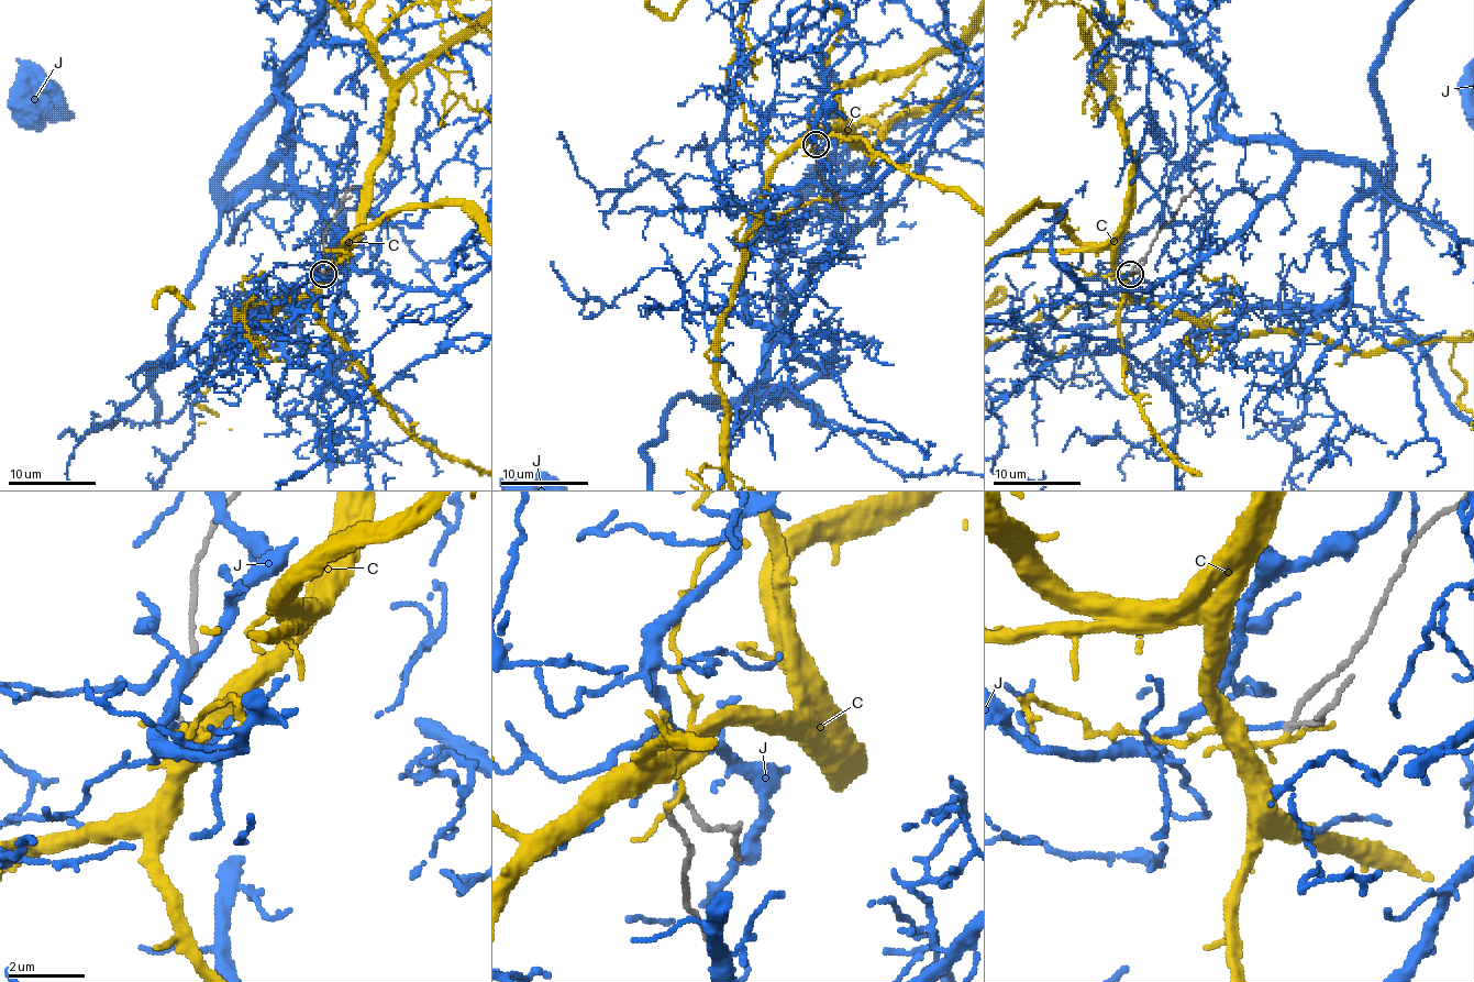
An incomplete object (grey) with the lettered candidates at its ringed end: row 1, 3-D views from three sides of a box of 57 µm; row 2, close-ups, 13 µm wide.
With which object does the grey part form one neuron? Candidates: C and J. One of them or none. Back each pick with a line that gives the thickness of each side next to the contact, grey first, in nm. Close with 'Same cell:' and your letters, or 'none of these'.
C: 140 nm thick on the grey side, 110 nm on the other
Same cell: C

